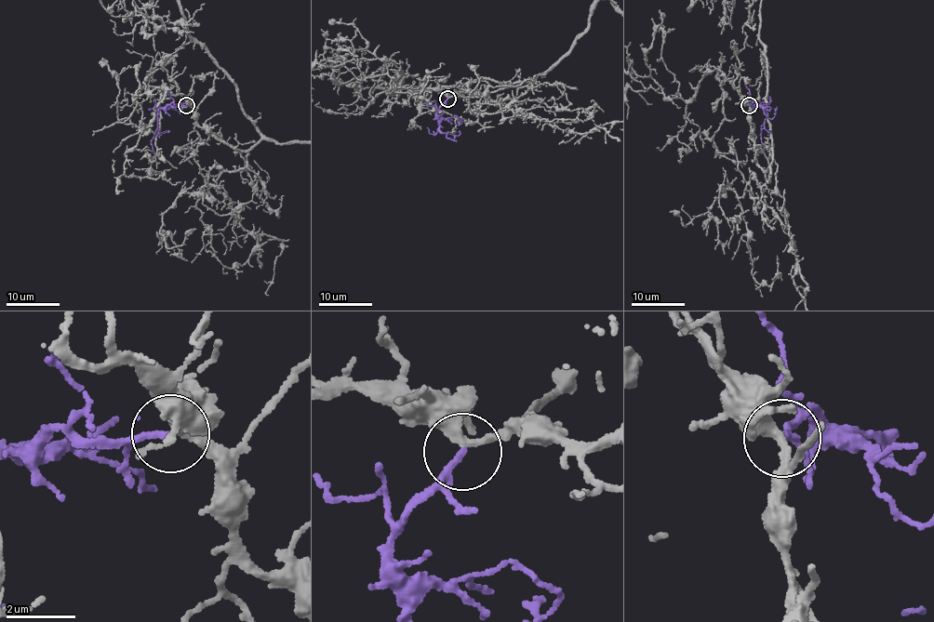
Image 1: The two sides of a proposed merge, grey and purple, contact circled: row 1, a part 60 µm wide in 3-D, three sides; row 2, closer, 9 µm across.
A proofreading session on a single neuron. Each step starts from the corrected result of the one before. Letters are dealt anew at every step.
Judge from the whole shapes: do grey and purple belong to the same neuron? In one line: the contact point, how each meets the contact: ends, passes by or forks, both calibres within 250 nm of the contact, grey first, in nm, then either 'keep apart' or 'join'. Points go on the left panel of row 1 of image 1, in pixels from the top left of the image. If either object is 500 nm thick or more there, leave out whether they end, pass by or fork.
(186, 105) | grey passes by | purple ends | 320/200 nm | join

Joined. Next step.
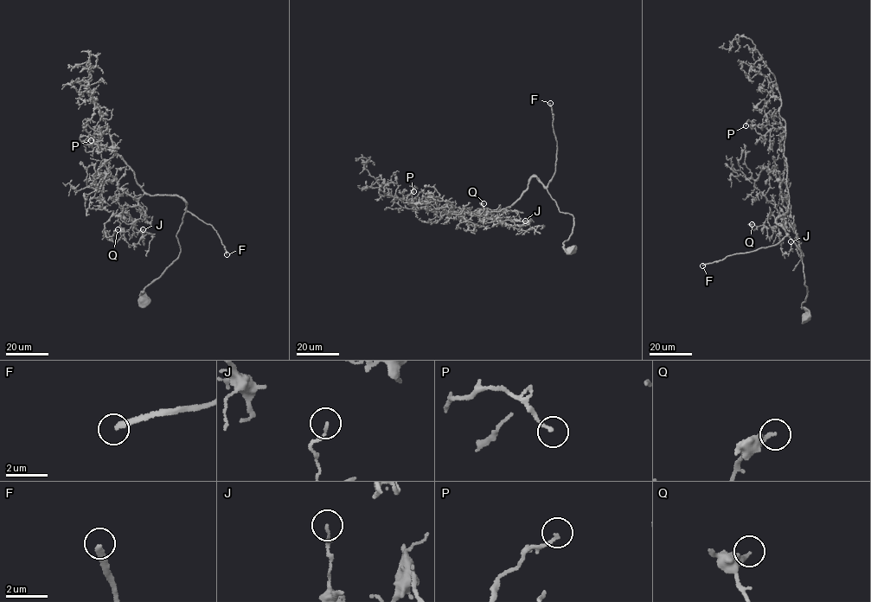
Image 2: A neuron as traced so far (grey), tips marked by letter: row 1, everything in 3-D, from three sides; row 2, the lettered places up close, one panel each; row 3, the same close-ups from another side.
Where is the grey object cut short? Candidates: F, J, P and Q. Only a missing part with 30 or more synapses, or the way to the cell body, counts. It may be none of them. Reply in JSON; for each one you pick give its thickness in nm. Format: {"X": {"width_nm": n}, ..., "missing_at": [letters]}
{"F": {"width_nm": 200}, "missing_at": ["F"]}

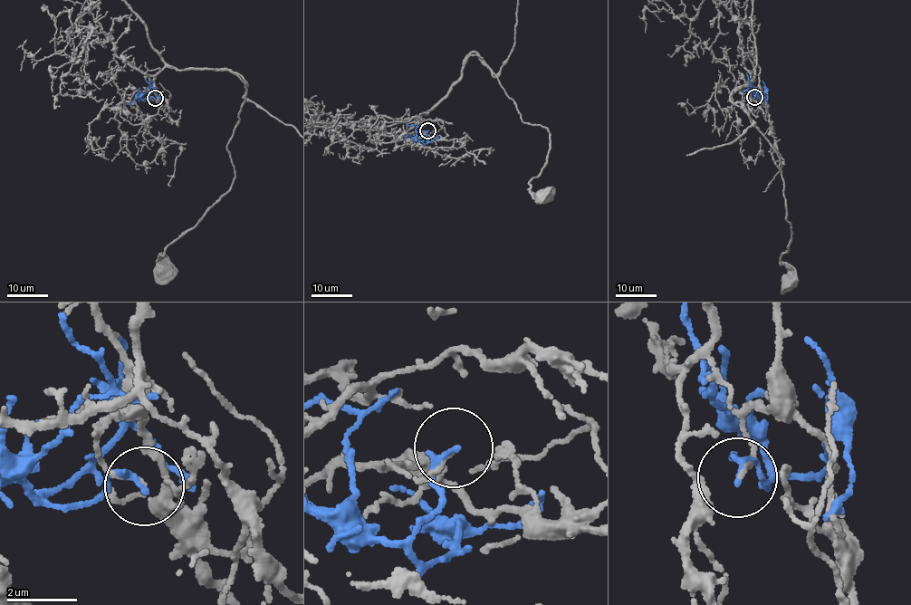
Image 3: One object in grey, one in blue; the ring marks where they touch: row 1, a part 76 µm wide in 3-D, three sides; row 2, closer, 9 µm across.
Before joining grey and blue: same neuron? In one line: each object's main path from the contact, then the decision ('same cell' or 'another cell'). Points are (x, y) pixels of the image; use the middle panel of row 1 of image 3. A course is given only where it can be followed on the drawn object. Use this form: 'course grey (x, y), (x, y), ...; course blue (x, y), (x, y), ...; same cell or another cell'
course grey (428, 130), (385, 128), (432, 110), (478, 55), (522, 121), (548, 129), (529, 182), (543, 194); course blue (428, 130), (426, 137), (420, 141), (416, 135), (417, 126), (406, 125); another cell

